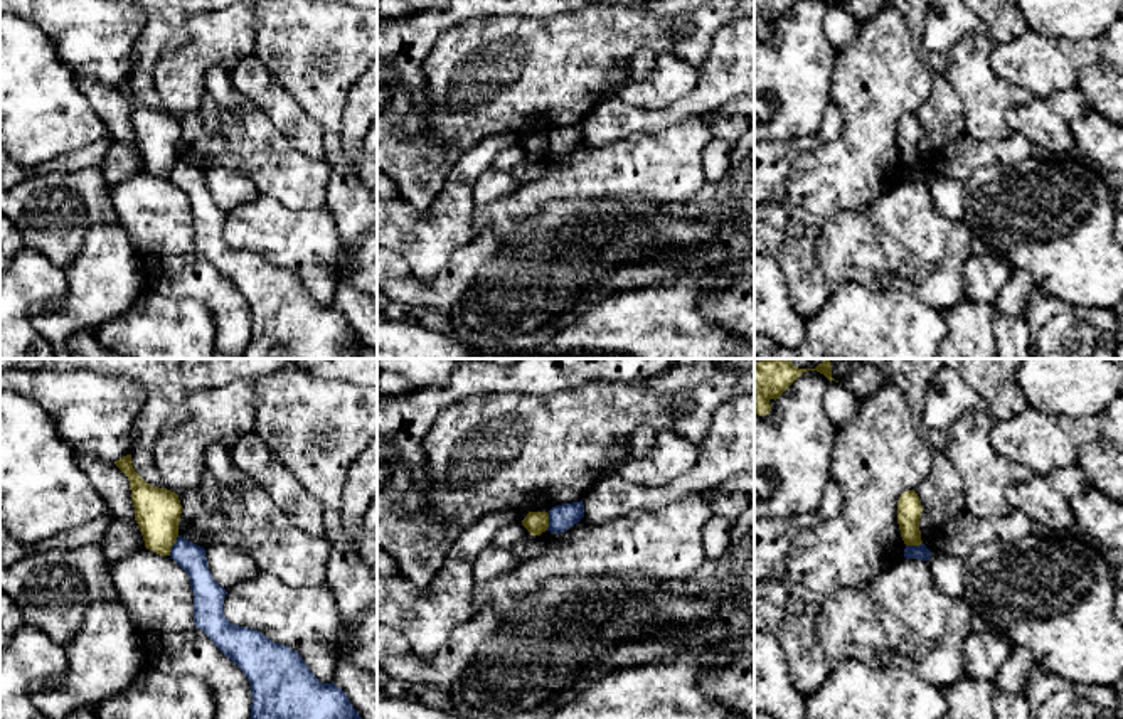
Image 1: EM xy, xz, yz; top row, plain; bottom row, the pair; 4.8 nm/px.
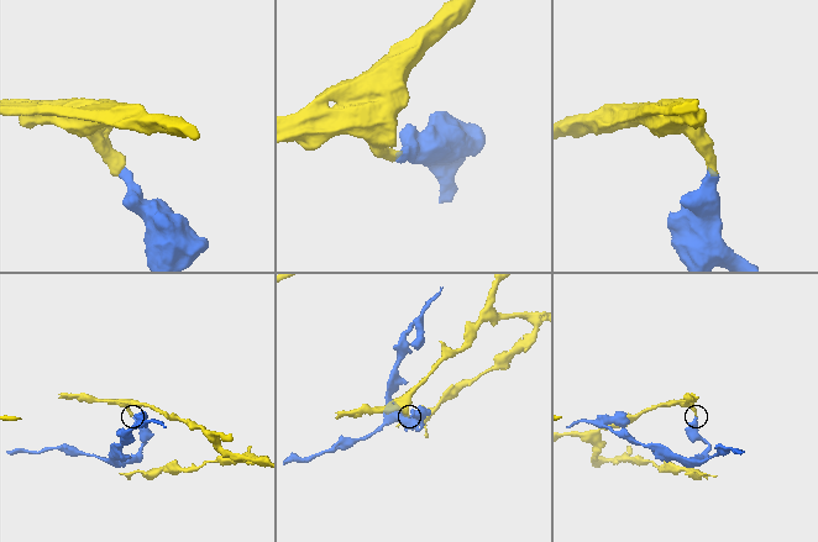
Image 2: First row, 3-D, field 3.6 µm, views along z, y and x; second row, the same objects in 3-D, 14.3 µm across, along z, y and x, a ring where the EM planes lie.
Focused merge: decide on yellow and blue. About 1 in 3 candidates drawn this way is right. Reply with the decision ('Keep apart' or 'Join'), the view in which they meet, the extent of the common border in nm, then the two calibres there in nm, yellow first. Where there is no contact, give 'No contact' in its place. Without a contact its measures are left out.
Keep apart. Touches yellow in xy. Shared border 110 nm. Thickness 220 nm (yellow) against 140 nm

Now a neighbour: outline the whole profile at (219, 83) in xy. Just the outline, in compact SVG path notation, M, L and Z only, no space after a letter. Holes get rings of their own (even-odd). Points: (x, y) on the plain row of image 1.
M212 66L207 69L205 91L217 104L231 109L236 116L239 115L241 103L246 99L234 84L232 69L226 66Z

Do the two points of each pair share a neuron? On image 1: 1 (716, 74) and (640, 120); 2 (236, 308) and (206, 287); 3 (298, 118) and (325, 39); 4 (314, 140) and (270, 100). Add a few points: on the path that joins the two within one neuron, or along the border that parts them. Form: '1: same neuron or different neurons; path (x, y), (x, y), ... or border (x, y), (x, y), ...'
1: same neuron; path (701, 95), (689, 106), (660, 118)
2: same neuron; path (229, 307), (212, 290)
3: different neurons; border (275, 79), (322, 127), (324, 142)
4: same neuron; path (303, 132), (280, 108)

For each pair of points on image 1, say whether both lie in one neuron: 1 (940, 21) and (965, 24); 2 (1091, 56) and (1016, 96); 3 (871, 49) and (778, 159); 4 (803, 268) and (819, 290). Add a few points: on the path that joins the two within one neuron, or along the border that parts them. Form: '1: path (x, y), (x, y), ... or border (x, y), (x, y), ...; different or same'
1: path (947, 21), (958, 21); same
2: border (992, 68), (999, 76), (1026, 88), (1036, 96); different
3: border (840, 132), (793, 162), (790, 187); different
4: path (803, 273), (814, 285); same

